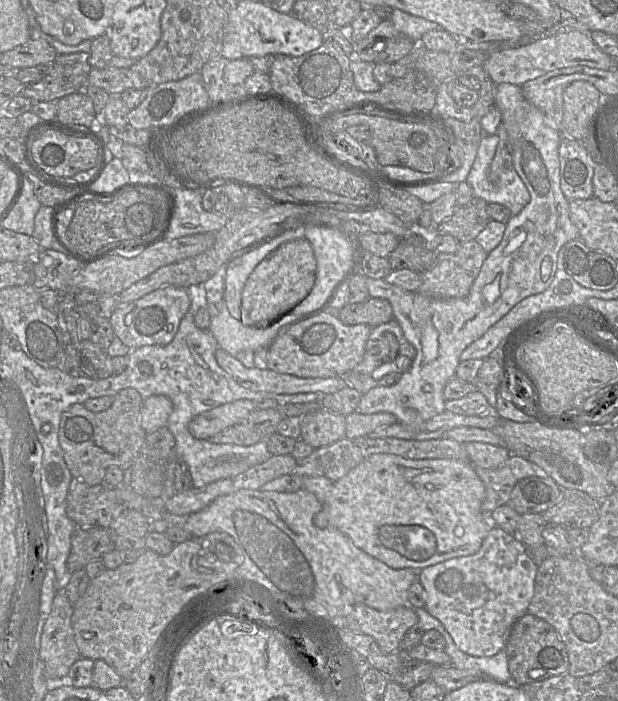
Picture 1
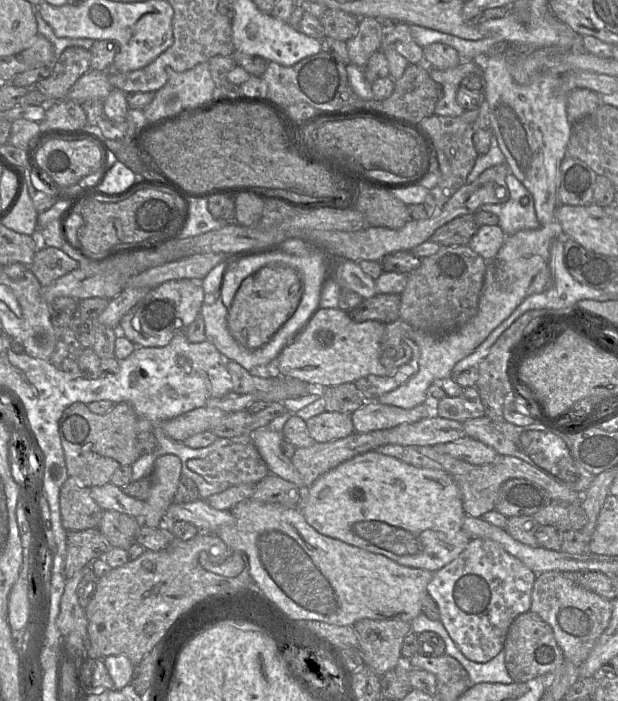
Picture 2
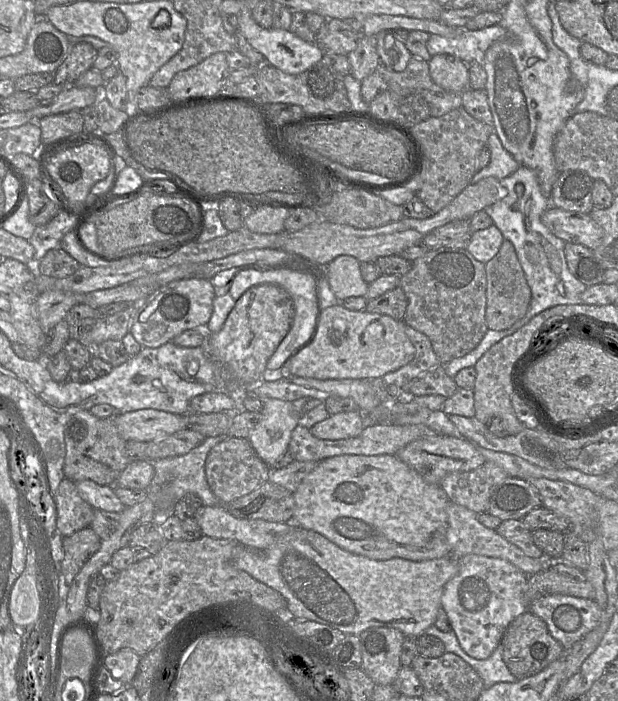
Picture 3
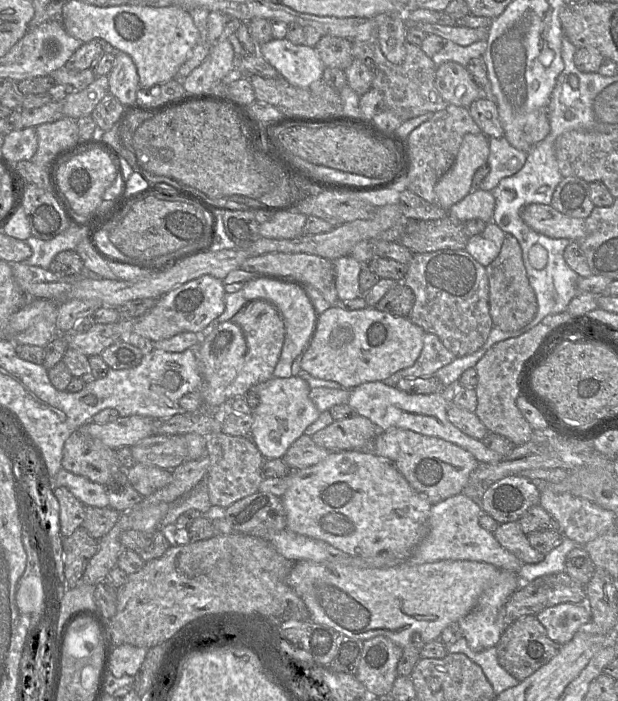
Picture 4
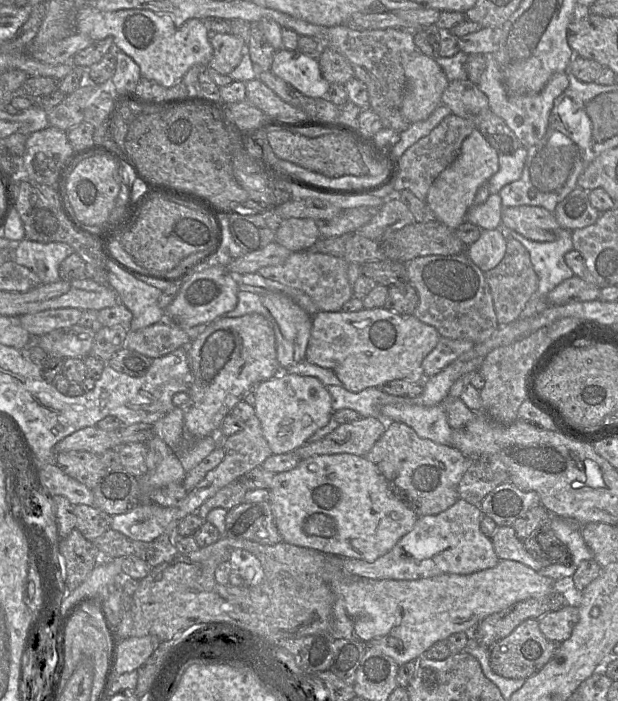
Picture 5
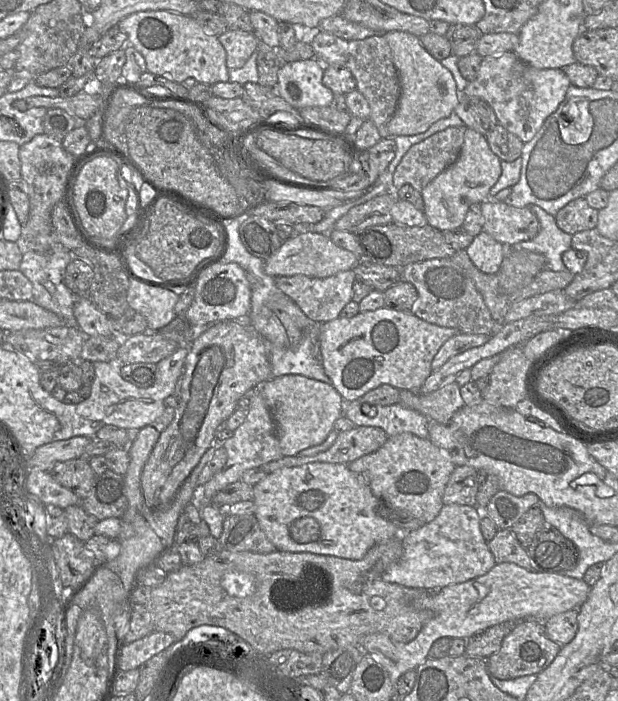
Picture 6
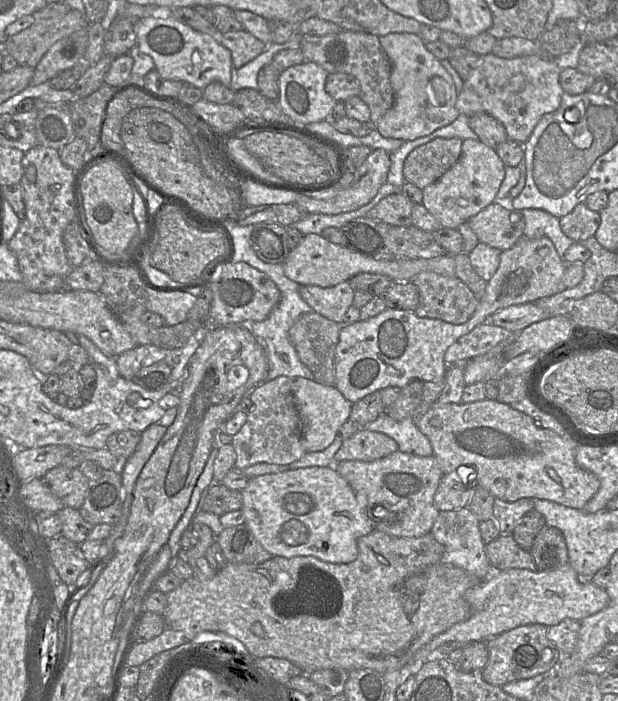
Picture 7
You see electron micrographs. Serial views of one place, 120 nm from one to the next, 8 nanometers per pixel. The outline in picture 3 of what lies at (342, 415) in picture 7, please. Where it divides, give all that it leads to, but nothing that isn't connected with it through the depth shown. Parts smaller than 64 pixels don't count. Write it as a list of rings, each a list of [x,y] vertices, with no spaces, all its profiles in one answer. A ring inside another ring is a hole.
[[[264,398],[261,419],[251,431],[248,441],[256,454],[270,467],[289,447],[292,431],[301,417],[292,402],[276,398]]]

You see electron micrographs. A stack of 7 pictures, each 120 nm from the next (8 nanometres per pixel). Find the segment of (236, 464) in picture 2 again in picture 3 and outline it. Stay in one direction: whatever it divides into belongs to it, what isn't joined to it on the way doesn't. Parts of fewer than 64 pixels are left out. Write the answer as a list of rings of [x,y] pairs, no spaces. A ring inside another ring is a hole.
[[[229,437],[221,441],[210,450],[205,462],[207,482],[222,504],[229,504],[267,482],[270,470],[246,438]]]

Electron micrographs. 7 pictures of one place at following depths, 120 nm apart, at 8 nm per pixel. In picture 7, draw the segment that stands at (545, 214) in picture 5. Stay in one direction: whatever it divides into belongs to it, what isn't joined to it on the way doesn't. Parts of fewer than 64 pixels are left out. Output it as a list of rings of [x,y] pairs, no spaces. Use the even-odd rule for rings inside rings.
[[[499,201],[491,203],[467,222],[479,242],[500,251],[510,249],[524,237],[522,212]]]

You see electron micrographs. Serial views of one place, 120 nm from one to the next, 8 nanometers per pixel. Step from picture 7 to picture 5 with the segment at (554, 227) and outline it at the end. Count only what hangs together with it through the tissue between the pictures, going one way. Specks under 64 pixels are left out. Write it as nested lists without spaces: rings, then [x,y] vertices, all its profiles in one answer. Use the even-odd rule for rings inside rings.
[[[506,227],[500,228],[503,228],[502,231],[504,233],[505,238],[507,237],[514,238],[515,240],[520,242],[523,245],[523,247],[527,250],[534,271],[538,277],[537,290],[530,297],[519,318],[528,318],[535,314],[539,314],[549,306],[559,306],[559,305],[547,305],[547,295],[560,283],[574,276],[573,271],[566,265],[564,261],[564,255],[570,250],[574,249],[572,243],[572,231],[562,229],[560,231],[559,237],[556,240],[538,242],[527,239],[512,229]]]

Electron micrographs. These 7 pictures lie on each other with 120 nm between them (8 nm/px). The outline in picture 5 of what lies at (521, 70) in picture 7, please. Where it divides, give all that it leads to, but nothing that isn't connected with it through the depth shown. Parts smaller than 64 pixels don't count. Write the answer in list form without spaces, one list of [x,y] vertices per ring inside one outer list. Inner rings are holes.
[[[493,54],[483,55],[486,56],[486,69],[477,86],[487,96],[490,110],[505,121],[522,146],[528,148],[536,144],[546,133],[554,100],[569,86],[567,73],[553,74],[538,93],[514,95],[508,92]]]

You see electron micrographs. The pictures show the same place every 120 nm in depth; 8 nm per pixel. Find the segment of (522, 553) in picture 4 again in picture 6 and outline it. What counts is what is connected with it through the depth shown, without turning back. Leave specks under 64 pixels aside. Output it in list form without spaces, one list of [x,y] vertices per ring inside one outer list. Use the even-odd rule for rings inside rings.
[[[498,529],[495,537],[488,542],[488,547],[496,564],[514,563],[529,572],[539,572],[511,529]]]

